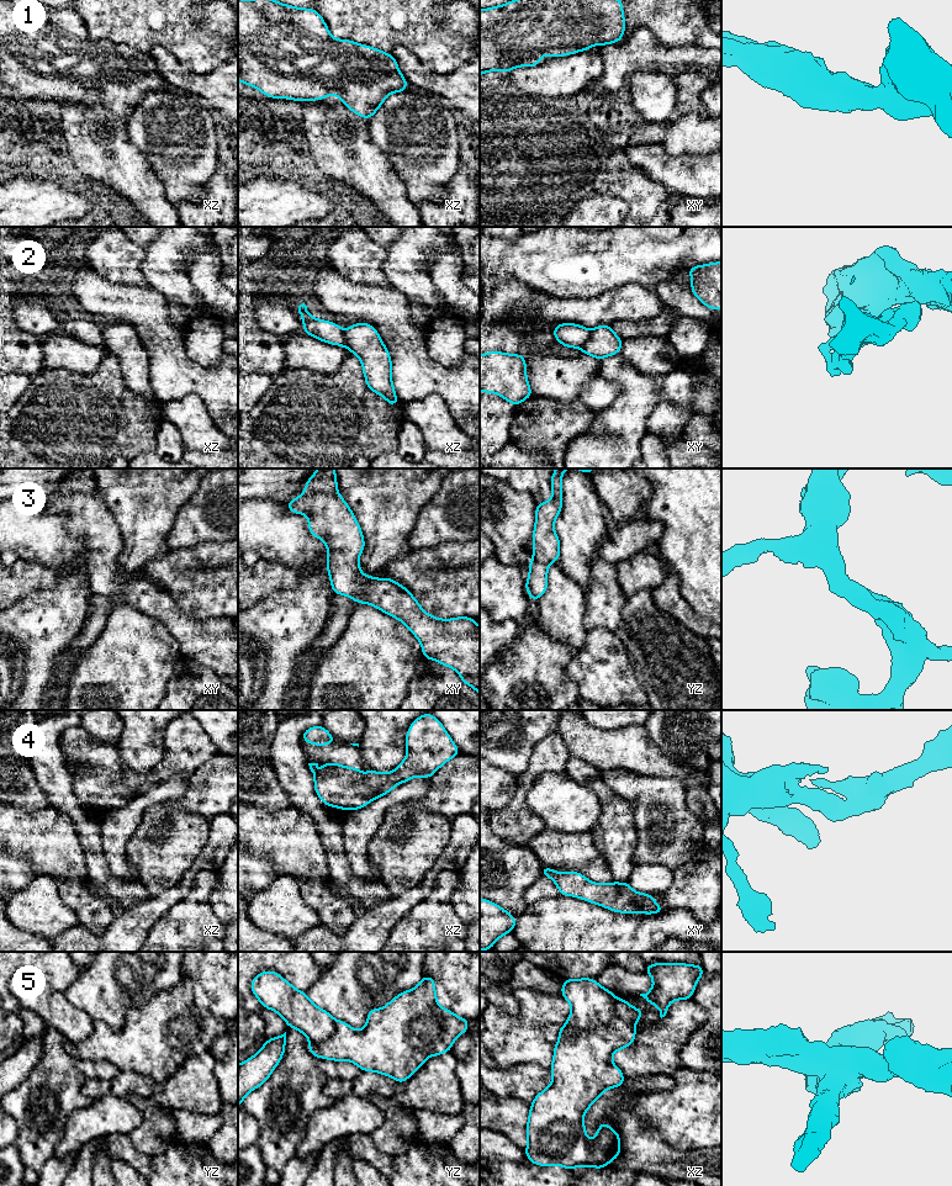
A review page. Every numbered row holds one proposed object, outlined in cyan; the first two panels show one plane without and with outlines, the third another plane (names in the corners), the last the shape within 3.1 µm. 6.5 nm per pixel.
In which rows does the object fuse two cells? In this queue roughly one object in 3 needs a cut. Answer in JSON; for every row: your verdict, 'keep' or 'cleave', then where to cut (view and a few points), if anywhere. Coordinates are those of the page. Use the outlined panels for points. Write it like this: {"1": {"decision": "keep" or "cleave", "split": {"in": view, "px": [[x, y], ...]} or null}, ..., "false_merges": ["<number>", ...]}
{"1": {"decision": "keep", "split": null}, "2": {"decision": "cleave", "split": {"in": "xy", "px": [[591, 331], [581, 349]]}}, "3": {"decision": "keep", "split": null}, "4": {"decision": "keep", "split": null}, "5": {"decision": "cleave", "split": {"in": "yz", "px": [[336, 1021], [336, 1028], [331, 1036], [318, 1043], [311, 1042]]}}, "false_merges": ["2", "5"]}

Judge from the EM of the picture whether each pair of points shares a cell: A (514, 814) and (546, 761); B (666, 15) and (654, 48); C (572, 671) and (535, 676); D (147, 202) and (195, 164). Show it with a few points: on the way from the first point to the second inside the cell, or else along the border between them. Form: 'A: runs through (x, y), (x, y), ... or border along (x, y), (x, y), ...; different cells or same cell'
A: runs through (519, 800), (524, 782), (533, 773); same cell
B: border along (629, 36), (646, 27), (664, 46), (677, 47); different cells
C: border along (574, 655), (565, 673), (580, 697); different cells
D: border along (148, 164), (160, 181), (164, 196), (175, 207); different cells

